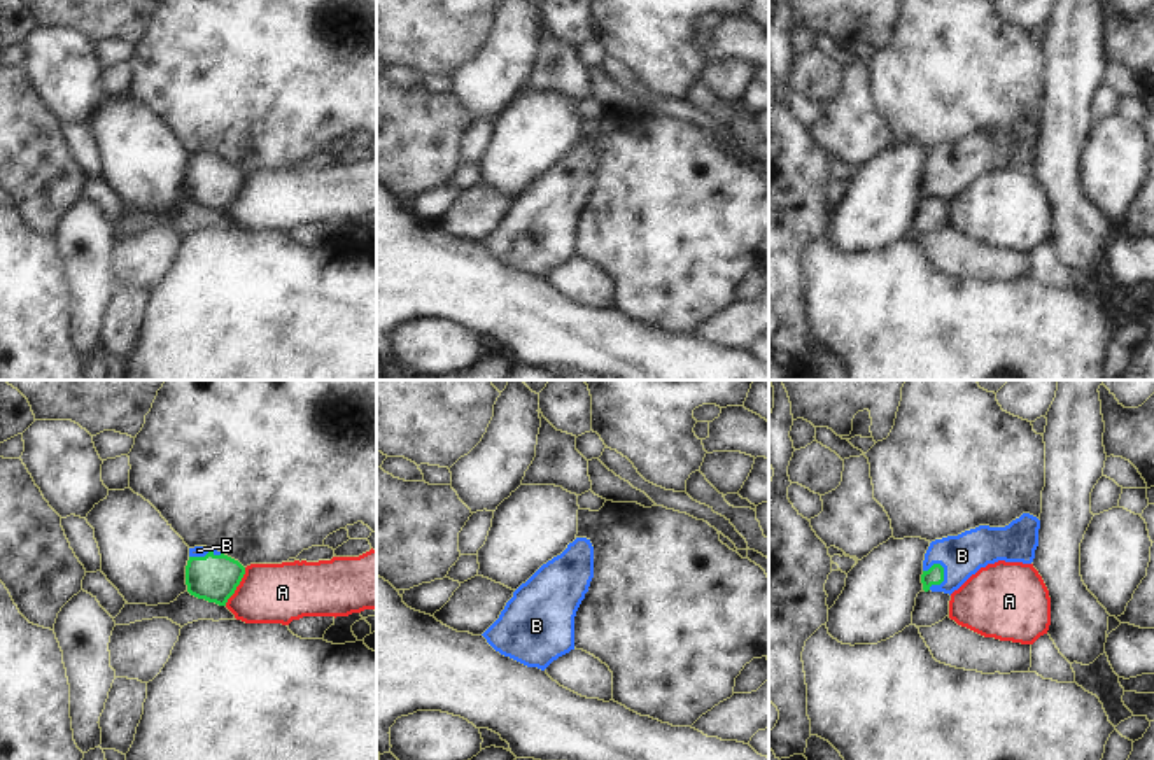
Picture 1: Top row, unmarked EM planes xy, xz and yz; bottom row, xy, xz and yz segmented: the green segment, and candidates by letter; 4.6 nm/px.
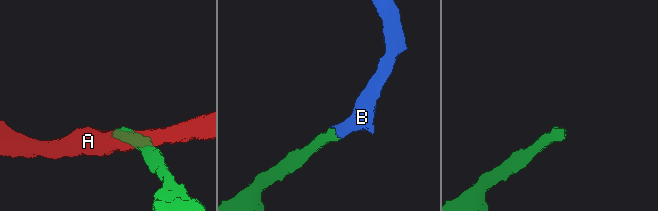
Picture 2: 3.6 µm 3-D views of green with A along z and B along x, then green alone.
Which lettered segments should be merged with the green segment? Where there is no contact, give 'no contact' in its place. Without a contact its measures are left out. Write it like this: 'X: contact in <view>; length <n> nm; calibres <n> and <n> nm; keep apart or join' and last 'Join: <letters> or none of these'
A: contact in xy; length 200 nm; calibres 220 and 280 nm; keep apart
B: contact in yz; length 140 nm; calibres 80 and 200 nm; join
Join: B

